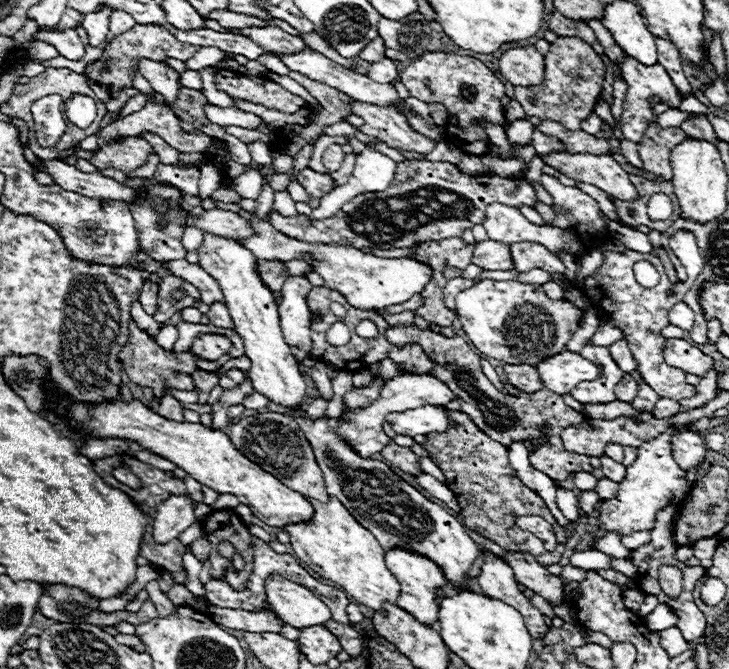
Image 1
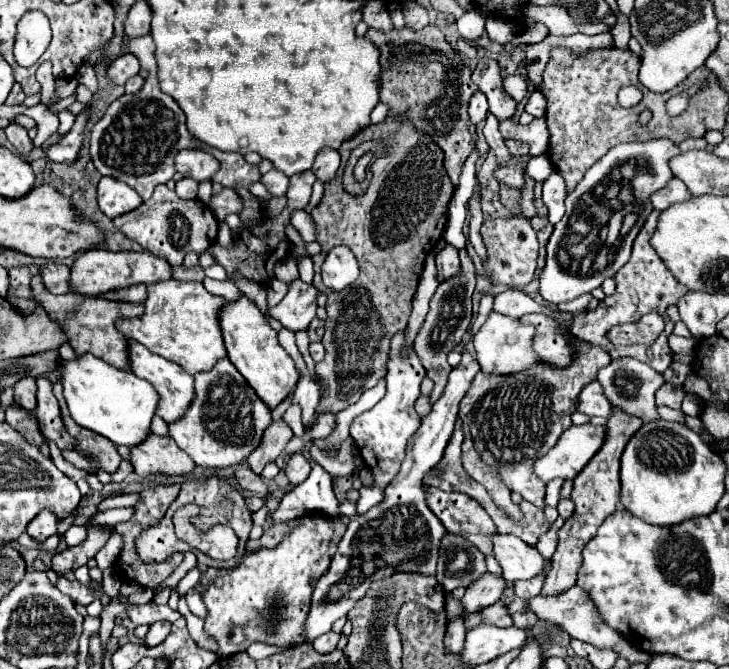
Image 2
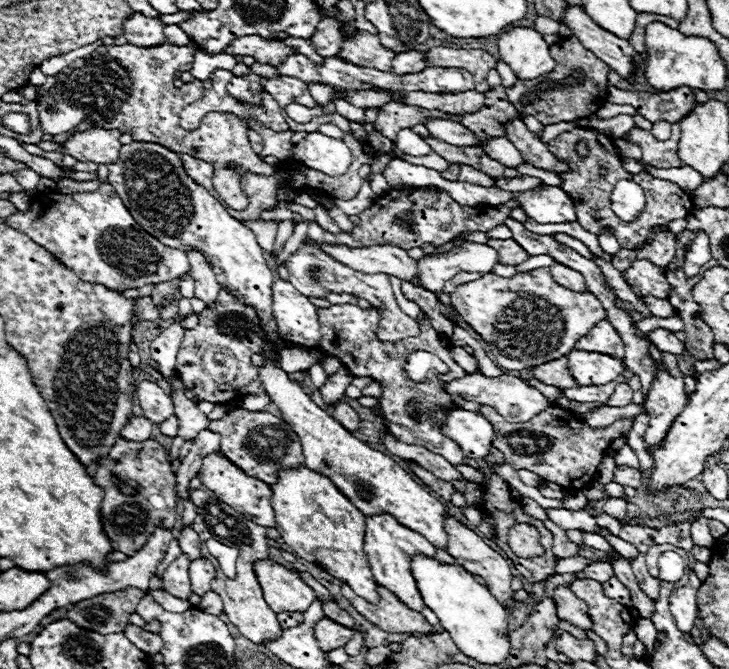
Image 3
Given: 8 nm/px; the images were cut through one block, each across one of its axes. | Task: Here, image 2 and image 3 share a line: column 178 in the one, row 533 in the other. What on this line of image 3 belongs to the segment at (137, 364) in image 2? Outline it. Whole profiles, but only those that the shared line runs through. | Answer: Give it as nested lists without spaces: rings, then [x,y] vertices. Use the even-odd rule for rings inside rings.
[[[380,514],[374,518],[366,518],[366,536],[364,536],[364,550],[368,554],[368,562],[372,568],[372,574],[376,576],[378,584],[388,588],[400,602],[404,602],[408,608],[420,612],[424,608],[424,600],[420,596],[420,590],[416,588],[416,580],[410,570],[410,562],[416,554],[422,556],[436,556],[436,548],[418,532],[412,532],[404,526],[400,526],[392,516]]]

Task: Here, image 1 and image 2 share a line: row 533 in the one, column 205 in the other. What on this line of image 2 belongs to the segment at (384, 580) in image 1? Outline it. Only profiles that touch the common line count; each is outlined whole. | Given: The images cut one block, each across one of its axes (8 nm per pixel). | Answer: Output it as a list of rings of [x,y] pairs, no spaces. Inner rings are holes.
[[[166,280],[148,284],[148,298],[144,302],[144,314],[136,318],[118,318],[116,328],[140,344],[152,354],[176,362],[190,374],[210,370],[218,358],[226,356],[218,310],[224,298],[210,294],[202,282],[192,280]]]

